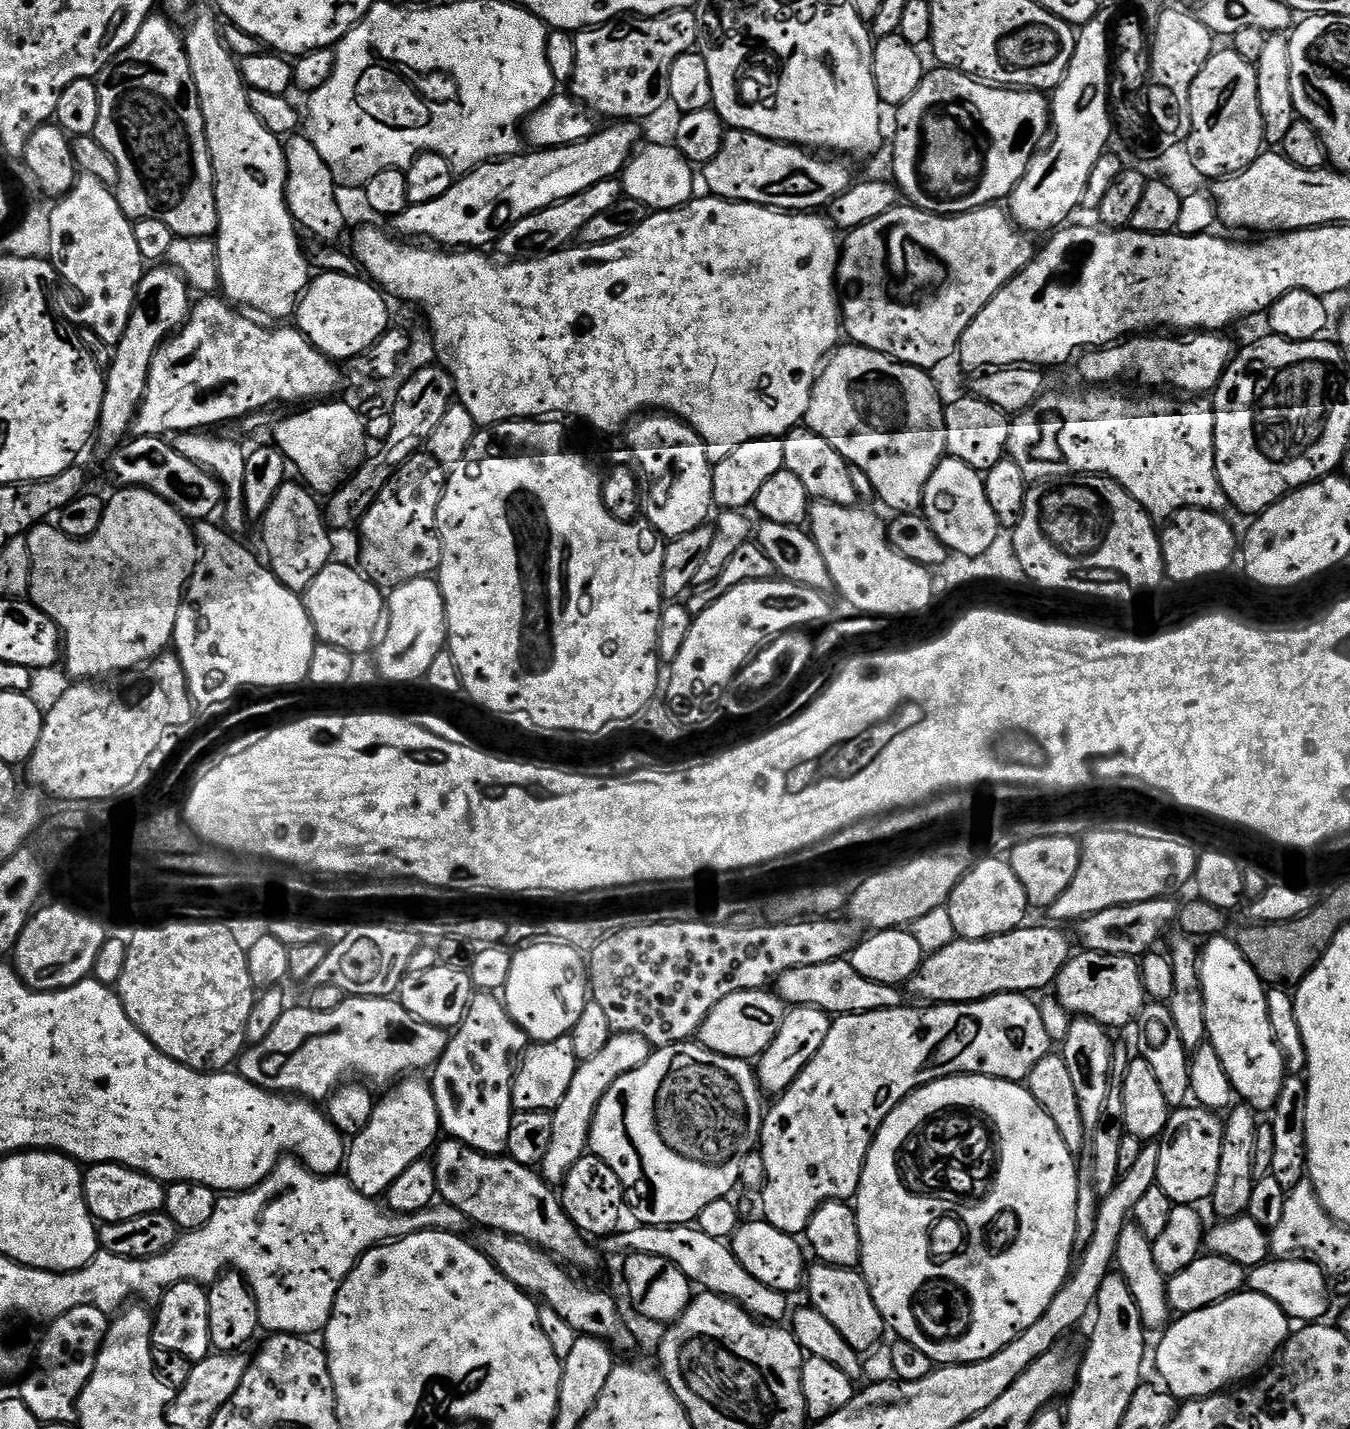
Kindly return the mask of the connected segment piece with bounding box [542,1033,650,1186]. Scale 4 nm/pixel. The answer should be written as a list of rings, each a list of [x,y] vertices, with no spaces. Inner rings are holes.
[[[613,1034],[606,1050],[597,1058],[583,1061],[574,1074],[574,1082],[570,1082],[570,1090],[566,1090],[566,1098],[552,1112],[554,1122],[554,1138],[550,1142],[550,1150],[546,1150],[546,1158],[542,1165],[542,1175],[553,1186],[563,1185],[568,1171],[589,1151],[588,1135],[592,1130],[592,1119],[596,1108],[604,1096],[620,1078],[630,1074],[650,1055],[650,1045],[638,1034]]]

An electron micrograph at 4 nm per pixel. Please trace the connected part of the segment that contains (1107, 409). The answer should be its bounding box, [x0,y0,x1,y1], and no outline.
[1007,390,1229,522]

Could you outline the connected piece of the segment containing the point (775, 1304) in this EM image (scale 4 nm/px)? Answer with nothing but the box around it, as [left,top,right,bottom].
[605,1225,790,1324]

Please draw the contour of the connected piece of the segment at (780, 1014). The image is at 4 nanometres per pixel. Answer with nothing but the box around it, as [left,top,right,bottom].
[698,991,786,1062]

